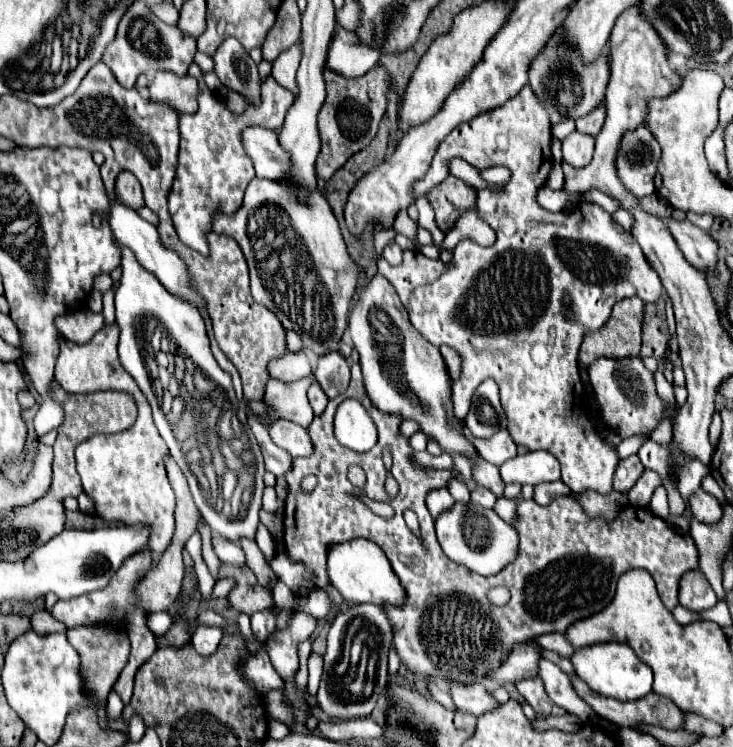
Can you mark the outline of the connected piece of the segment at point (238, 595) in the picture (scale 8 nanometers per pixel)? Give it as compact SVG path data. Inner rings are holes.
M221 564L219 580L223 578L231 578L235 580L235 586L231 588L227 600L233 608L237 608L239 612L251 616L255 612L267 610L273 606L273 592L271 588L265 588L257 582L255 574L249 568L241 568L241 566L231 566L231 564Z

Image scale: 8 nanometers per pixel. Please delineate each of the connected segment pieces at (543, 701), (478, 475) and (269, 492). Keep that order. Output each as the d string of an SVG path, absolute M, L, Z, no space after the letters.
M525 678L525 680L519 680L515 686L517 686L519 694L523 696L523 700L527 700L537 714L543 714L543 716L565 714L563 708L559 708L559 706L551 704L551 700L547 700L547 696L543 692L543 682L539 678Z
M481 456L477 462L473 462L473 478L477 484L489 488L497 498L503 496L505 484L503 484L503 480L499 480L499 468L485 462Z
M267 486L267 488L265 488L265 494L263 494L263 510L267 510L267 512L275 512L277 508L279 508L279 500L277 500L275 488Z

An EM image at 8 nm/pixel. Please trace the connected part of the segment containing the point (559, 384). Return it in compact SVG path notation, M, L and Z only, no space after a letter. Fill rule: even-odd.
M523 86L523 90L515 98L507 100L503 106L487 110L473 120L457 126L439 144L427 174L413 184L415 200L439 186L449 176L449 160L453 158L463 158L477 170L493 166L507 166L511 170L511 178L507 184L503 184L499 190L481 190L477 200L479 216L497 234L495 244L483 248L471 238L463 238L455 246L453 260L446 264L440 259L425 258L417 250L407 250L399 266L391 266L387 264L387 260L381 258L377 264L379 272L395 286L403 304L407 304L409 300L407 312L415 330L427 342L439 342L441 328L441 344L447 344L461 356L461 376L453 384L455 418L463 420L467 416L475 388L485 378L493 378L499 386L501 406L507 416L507 430L513 440L527 446L529 450L545 450L553 454L561 464L563 482L573 492L581 494L585 490L593 490L599 494L607 494L613 490L611 484L619 458L615 450L595 434L593 424L589 422L589 412L583 395L585 388L579 380L577 368L577 350L585 332L575 332L575 320L581 330L601 328L607 322L611 308L619 300L639 296L643 302L657 302L663 294L663 284L657 278L655 270L647 264L639 244L631 240L631 234L623 230L611 218L611 214L603 212L599 206L581 202L579 208L567 214L553 214L537 204L537 194L531 191L537 191L545 183L552 167L549 162L552 159L551 124L545 106L537 100L531 86ZM563 292L567 292L573 300L573 320L567 320L561 312Z

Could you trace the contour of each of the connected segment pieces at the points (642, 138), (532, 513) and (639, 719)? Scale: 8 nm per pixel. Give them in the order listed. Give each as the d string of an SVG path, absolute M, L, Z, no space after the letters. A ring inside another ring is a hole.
M639 126L635 132L629 132L623 138L617 156L619 178L639 198L651 196L655 192L653 176L657 162L659 144L655 144L655 138L651 136L651 132L647 132L645 126Z
M353 362L349 388L341 396L329 400L327 410L307 426L313 454L307 458L293 458L293 466L285 474L289 494L283 516L283 542L289 560L303 562L311 570L313 584L321 589L330 584L327 575L329 532L343 532L345 540L367 538L375 542L407 588L407 608L385 608L387 616L391 616L391 624L395 624L395 650L401 660L423 678L431 676L435 680L459 680L465 684L483 678L503 656L507 656L513 644L529 642L547 632L565 632L575 620L603 610L615 596L617 578L631 568L647 570L659 588L661 602L667 610L673 610L677 606L681 576L687 570L699 568L697 548L690 534L675 532L675 528L649 510L623 504L617 518L611 522L589 518L573 498L563 498L547 506L539 506L535 500L521 500L517 504L517 518L511 524L519 526L519 556L489 578L469 572L445 556L435 536L433 518L425 506L427 492L443 488L453 476L447 470L421 468L411 462L409 438L401 434L401 422L401 416L385 414L371 402L365 390L361 364ZM345 398L359 400L377 424L379 440L369 452L359 454L343 448L333 436L333 416ZM385 446L393 452L391 468L385 468L381 458ZM349 466L363 468L367 476L365 488L357 488L349 482ZM309 474L315 474L319 482L315 492L305 496L299 484L301 478ZM387 474L399 484L399 494L395 498L389 498L385 492ZM363 496L387 502L395 508L395 516L385 520L373 514L367 504L361 502ZM405 510L417 514L419 534L407 528L403 520ZM501 584L509 586L511 600L507 606L497 608L489 604L487 592Z
M571 674L569 680L575 692L579 694L579 698L583 698L601 718L617 726L645 724L667 728L667 730L679 728L679 716L683 712L667 698L659 698L657 694L650 692L637 702L619 702L591 692L591 688L587 688L587 684L583 684L583 680L579 680L575 674Z

